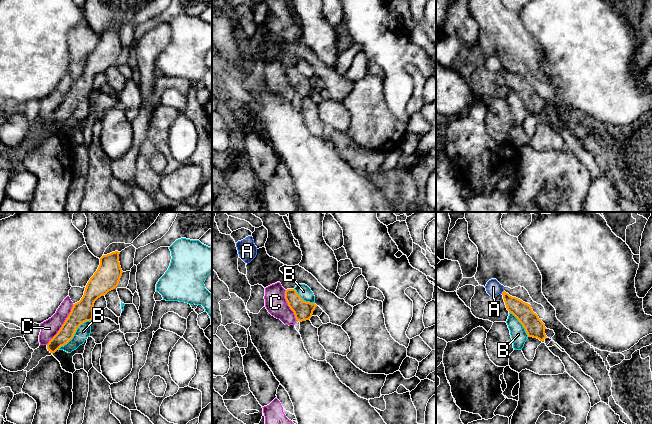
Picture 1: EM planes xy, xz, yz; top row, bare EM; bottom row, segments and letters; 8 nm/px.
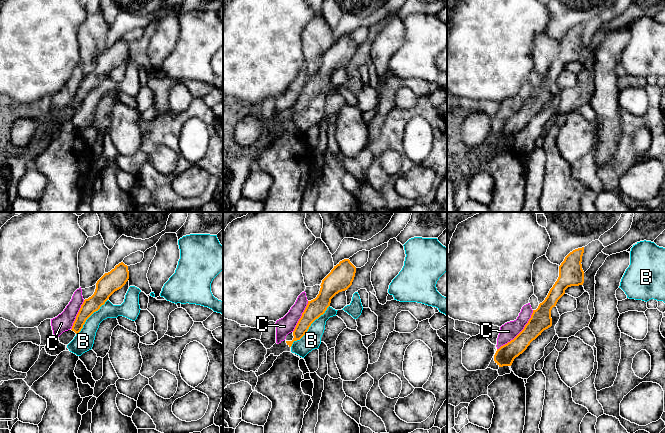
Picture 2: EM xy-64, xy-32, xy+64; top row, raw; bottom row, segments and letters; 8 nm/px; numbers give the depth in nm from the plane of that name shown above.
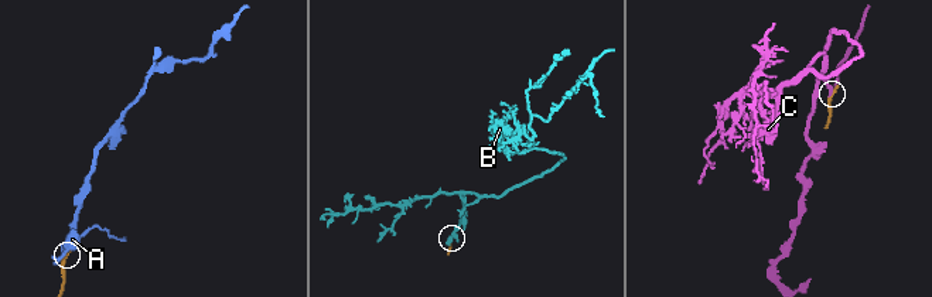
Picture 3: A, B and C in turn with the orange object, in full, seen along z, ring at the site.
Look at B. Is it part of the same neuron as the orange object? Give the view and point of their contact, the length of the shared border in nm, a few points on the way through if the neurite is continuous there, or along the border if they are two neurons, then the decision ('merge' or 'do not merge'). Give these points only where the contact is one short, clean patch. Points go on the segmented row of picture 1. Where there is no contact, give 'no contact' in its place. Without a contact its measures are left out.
xy (74, 333) | 360 nm | do not merge

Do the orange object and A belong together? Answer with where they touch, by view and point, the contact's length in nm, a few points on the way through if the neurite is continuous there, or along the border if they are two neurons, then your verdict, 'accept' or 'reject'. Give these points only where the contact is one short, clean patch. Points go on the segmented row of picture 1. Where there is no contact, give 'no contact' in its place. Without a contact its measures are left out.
contact yz (502, 292); length 40 nm; border yz (503, 290), (501, 293); reject

